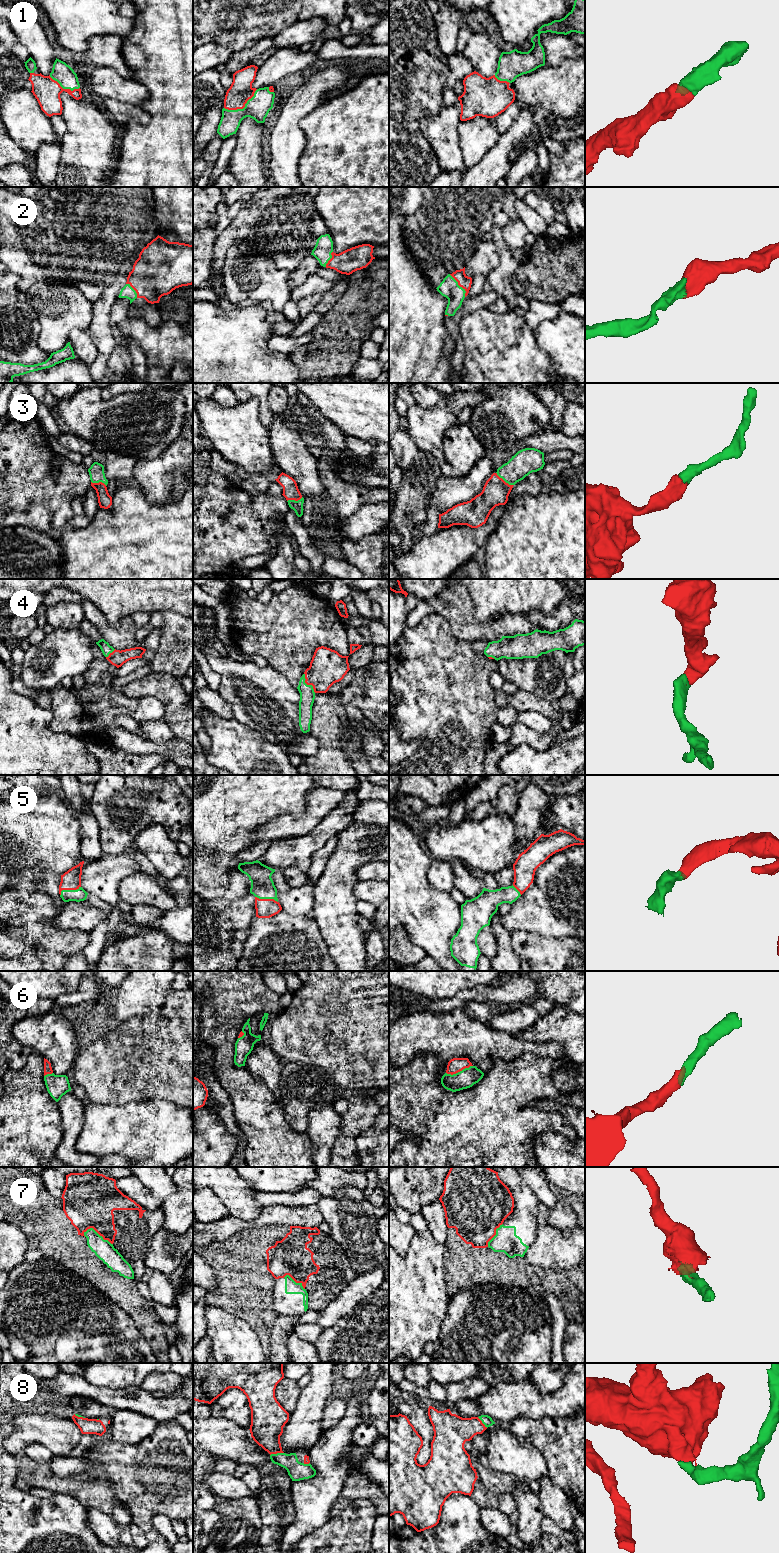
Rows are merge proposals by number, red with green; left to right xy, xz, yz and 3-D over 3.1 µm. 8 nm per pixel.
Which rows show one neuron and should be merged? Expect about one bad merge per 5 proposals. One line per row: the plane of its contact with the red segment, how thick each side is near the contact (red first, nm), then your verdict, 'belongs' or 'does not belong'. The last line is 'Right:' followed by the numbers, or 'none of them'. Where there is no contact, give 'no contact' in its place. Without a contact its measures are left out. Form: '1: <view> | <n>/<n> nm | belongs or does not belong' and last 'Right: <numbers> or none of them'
1: xz | 190/190 nm | belongs
2: yz | 100/160 nm | belongs
3: yz | 220/200 nm | belongs
4: xz | 280/130 nm | belongs
5: xy | 160/100 nm | belongs
6: yz | 120/150 nm | belongs
7: xy | 380/160 nm | does not belong
8: xz | 260/150 nm | belongs
Right: 1, 2, 3, 4, 5, 6, 8

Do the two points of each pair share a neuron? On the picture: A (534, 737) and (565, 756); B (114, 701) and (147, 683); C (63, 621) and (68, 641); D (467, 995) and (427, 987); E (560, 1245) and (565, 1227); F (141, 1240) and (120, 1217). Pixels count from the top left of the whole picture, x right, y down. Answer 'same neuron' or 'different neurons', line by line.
A: different neurons
B: different neurons
C: different neurons
D: different neurons
E: different neurons
F: same neuron

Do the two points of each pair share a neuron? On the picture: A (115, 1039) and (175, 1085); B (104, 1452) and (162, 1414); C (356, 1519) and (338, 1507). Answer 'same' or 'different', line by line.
A: same
B: different
C: different

